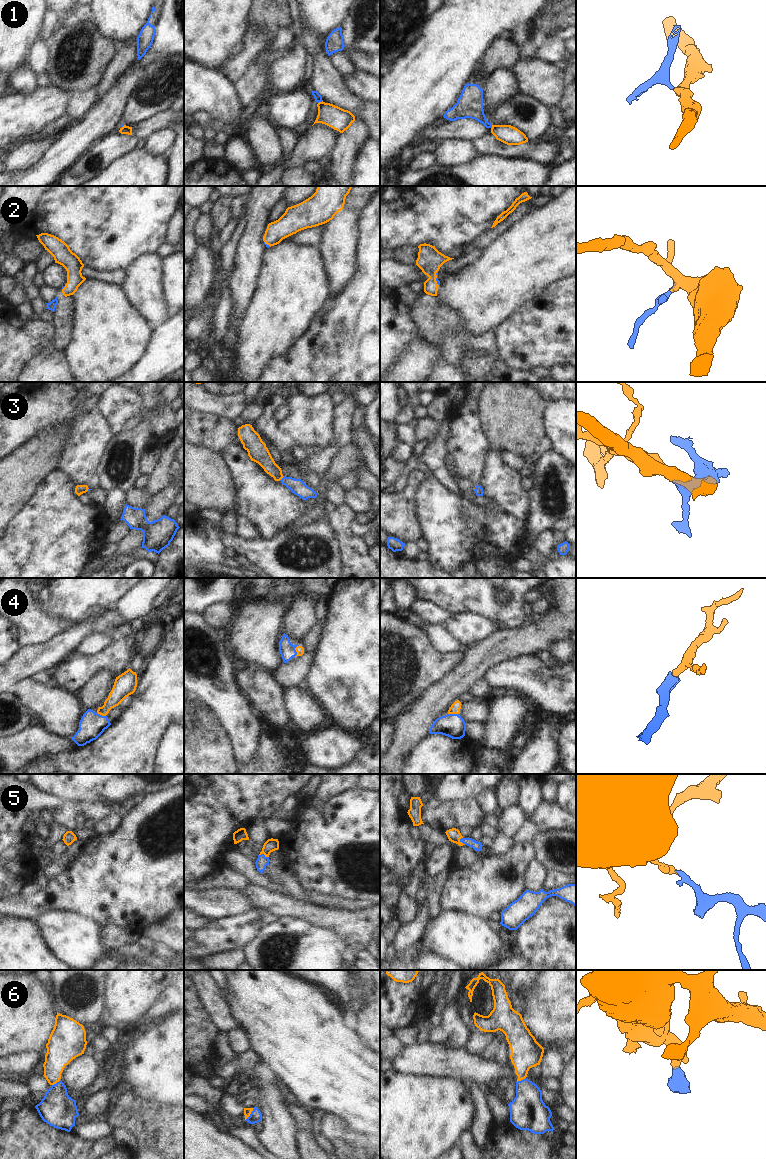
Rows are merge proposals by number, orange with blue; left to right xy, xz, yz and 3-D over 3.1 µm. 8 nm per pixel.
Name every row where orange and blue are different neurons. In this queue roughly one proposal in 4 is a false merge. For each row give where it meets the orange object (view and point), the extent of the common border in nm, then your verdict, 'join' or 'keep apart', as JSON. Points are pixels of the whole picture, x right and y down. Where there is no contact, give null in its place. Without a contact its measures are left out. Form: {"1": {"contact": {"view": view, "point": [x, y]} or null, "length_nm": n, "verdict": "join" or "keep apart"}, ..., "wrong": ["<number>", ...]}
{"1": {"contact": {"view": "xz", "point": [320, 102]}, "length_nm": 50, "verdict": "keep apart"}, "2": {"contact": {"view": "yz", "point": [436, 277]}, "length_nm": 120, "verdict": "join"}, "3": {"contact": {"view": "xz", "point": [281, 478]}, "length_nm": 60, "verdict": "join"}, "4": {"contact": {"view": "xz", "point": [295, 649]}, "length_nm": 90, "verdict": "join"}, "5": {"contact": {"view": "xz", "point": [264, 854]}, "length_nm": 80, "verdict": "join"}, "6": {"contact": {"view": "xz", "point": [250, 1113]}, "length_nm": 130, "verdict": "join"}, "wrong": ["1"]}

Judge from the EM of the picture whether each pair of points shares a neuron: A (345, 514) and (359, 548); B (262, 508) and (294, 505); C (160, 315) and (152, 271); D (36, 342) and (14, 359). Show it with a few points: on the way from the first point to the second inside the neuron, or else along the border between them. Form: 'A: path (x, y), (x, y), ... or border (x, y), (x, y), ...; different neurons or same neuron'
A: path (345, 522), (345, 534), (351, 540); same neuron
B: path (270, 506), (286, 506); same neuron
C: path (152, 304), (152, 282); same neuron
D: path (31, 342), (19, 354); same neuron

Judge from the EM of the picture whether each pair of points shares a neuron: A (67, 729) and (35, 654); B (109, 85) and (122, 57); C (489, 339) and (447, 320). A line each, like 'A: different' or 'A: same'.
A: different
B: same
C: same

